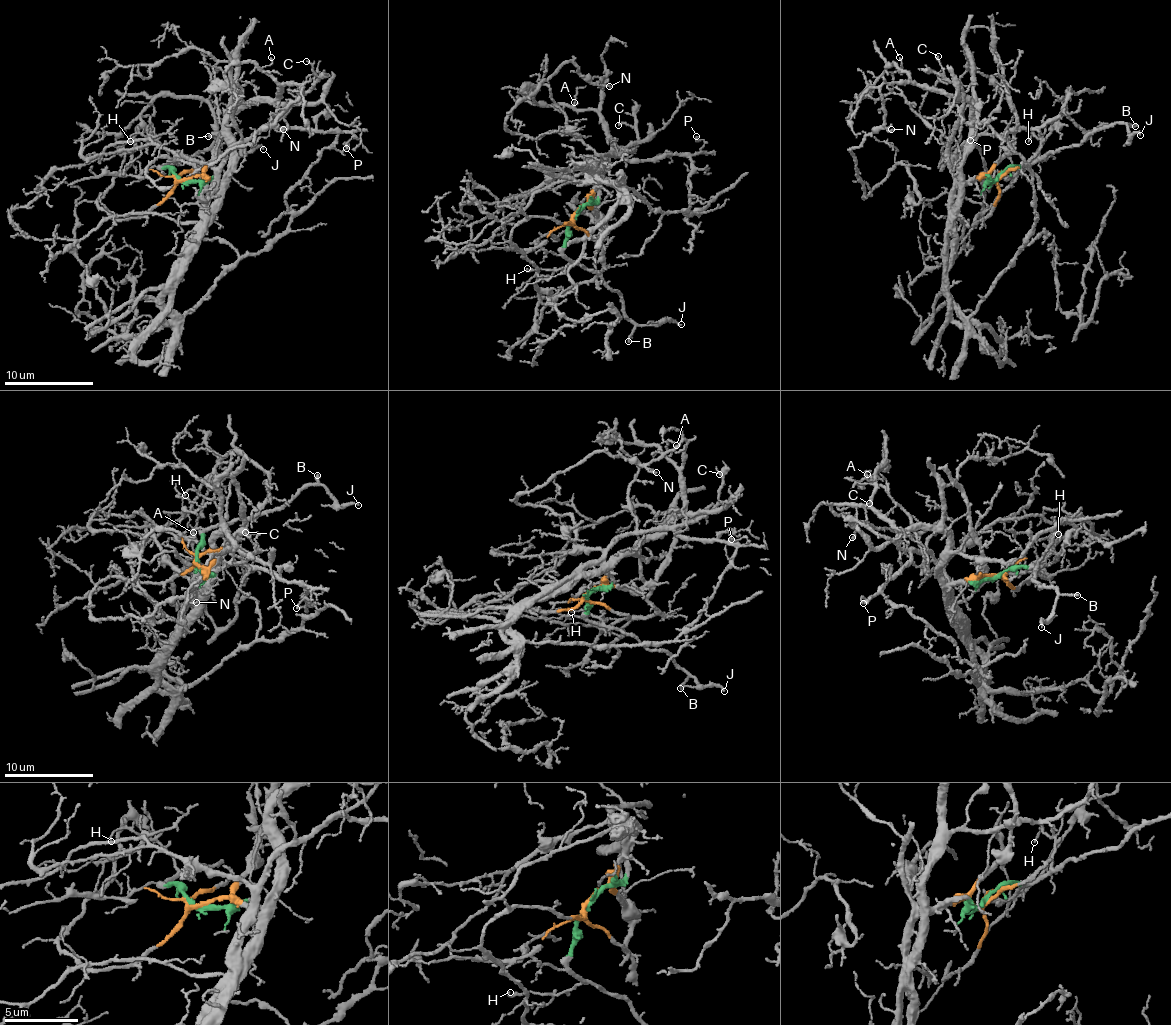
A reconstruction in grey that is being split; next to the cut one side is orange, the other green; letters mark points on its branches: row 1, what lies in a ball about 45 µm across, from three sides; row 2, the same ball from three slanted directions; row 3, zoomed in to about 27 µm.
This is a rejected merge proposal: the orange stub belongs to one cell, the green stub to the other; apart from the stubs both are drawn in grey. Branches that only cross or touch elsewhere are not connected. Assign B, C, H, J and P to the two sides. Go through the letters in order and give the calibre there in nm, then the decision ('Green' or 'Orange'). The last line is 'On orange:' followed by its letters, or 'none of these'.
B: Thickness 200 nm. Green
C: Thickness 120 nm. Orange
H: Thickness 110 nm. Green
J: Thickness 180 nm. Green
P: Thickness 110 nm. Orange
On orange: C, P

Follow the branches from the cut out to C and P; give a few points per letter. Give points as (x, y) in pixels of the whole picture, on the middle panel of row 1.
C: (573, 216), (595, 185), (592, 156), (631, 151), (637, 139), (634, 128), (618, 125)
P: (573, 216), (595, 185), (592, 156), (694, 156), (704, 142), (696, 137)

